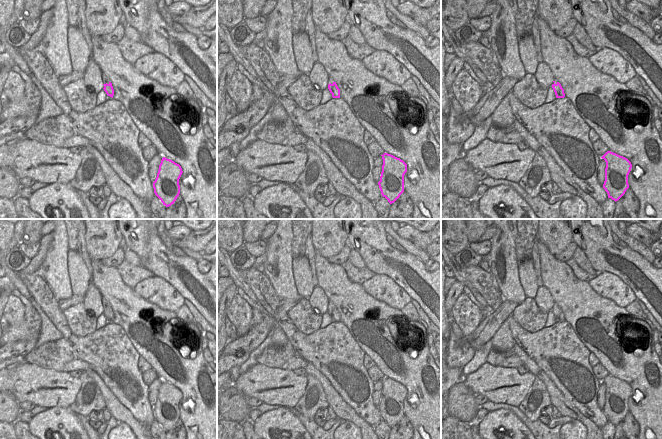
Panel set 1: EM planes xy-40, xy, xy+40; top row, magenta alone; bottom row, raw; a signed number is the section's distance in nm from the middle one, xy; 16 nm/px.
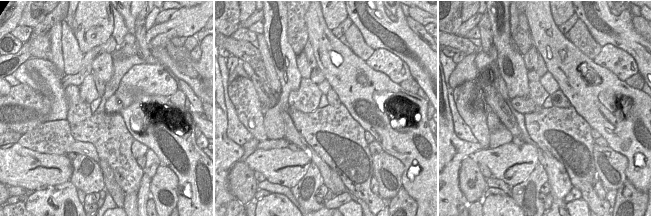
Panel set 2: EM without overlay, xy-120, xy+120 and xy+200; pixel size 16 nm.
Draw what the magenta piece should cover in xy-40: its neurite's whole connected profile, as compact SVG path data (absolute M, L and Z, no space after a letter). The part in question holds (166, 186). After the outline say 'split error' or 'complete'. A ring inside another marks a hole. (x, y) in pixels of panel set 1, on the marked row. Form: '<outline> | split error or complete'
M165 157L162 158L153 188L155 195L166 207L174 204L180 194L179 179L182 173L179 164Z | complete

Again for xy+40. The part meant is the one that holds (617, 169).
M607 151L601 158L606 162L603 188L607 192L608 198L616 202L629 188L628 175L632 164L627 158L611 151Z | complete

